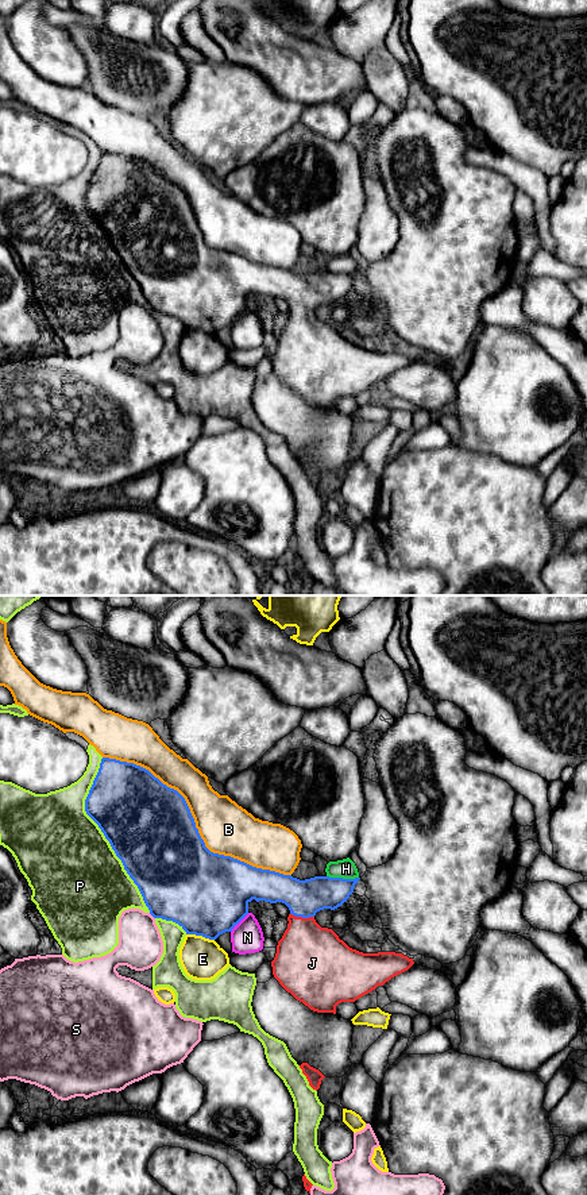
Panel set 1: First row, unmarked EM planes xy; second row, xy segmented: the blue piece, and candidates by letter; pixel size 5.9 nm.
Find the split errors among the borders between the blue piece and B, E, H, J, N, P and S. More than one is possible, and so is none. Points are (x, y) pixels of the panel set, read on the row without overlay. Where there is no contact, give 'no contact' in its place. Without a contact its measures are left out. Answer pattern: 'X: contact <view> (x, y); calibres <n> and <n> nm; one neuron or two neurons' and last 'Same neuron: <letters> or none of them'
B: contact xy (194, 219); calibres 500 and 320 nm; two neurons
E: contact xy (200, 330); calibres 480 and 260 nm; two neurons
H: contact xy (342, 273); calibres 220 and 120 nm; two neurons
J: contact xy (302, 312); calibres 220 and 400 nm; one neuron
N: contact xy (239, 316); calibres 480 and 190 nm; two neurons
P: contact xy (104, 230); calibres 480 and 500 nm; two neurons
S: contact xy (151, 309); calibres 460 and 260 nm; two neurons
Same neuron: J

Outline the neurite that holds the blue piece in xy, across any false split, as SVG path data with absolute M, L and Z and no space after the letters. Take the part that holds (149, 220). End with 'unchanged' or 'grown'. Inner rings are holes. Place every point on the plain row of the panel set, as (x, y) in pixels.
M103 153L85 194L85 207L121 255L150 309L178 319L186 329L216 335L232 327L248 309L252 294L285 298L290 305L289 319L271 356L273 370L287 388L313 406L336 409L339 398L355 397L414 359L413 354L402 348L363 348L352 344L332 324L316 317L317 307L335 305L347 297L360 273L314 271L300 275L211 247L185 193L140 161Z; grown

